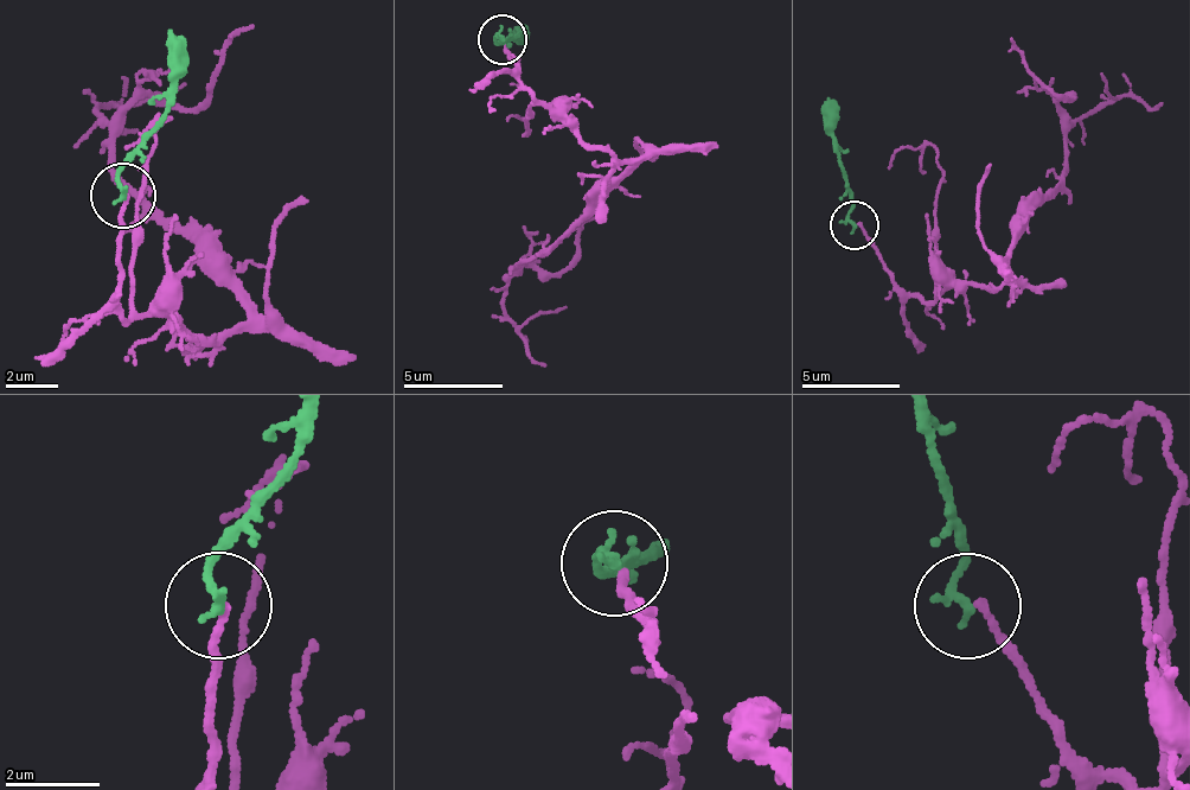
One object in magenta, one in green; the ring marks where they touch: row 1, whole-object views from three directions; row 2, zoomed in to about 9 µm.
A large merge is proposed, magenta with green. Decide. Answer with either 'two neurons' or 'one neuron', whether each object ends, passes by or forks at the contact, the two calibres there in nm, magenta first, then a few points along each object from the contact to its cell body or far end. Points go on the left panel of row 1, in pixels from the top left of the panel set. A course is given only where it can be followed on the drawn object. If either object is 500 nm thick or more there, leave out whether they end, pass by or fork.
two neurons; magenta ends there; green ends there; 160 nm thick on the magenta side, 220 nm on the other; magenta runs (123, 195), (127, 317), (226, 335), (230, 261), (113, 169), (113, 125), (210, 94), (251, 26); green runs (125, 193), (125, 155), (168, 106), (168, 49), (184, 33)

